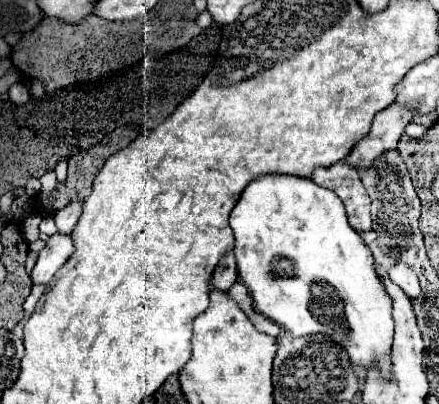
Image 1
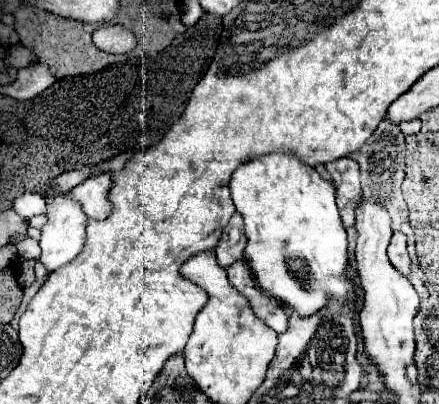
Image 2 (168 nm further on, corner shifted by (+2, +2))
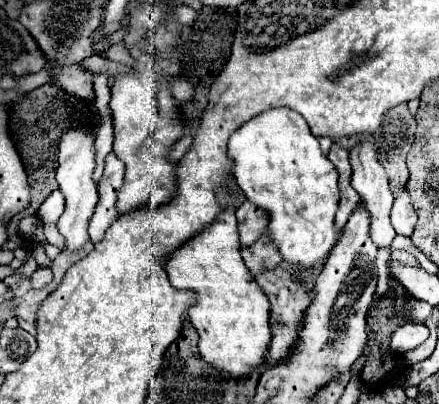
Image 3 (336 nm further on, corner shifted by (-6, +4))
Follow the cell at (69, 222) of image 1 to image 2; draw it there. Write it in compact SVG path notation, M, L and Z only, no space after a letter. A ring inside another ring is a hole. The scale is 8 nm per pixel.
M104 172L100 176L92 176L92 178L84 180L80 186L72 188L70 196L82 204L88 218L104 220L112 212L112 202L108 198L110 188L112 188L112 174Z

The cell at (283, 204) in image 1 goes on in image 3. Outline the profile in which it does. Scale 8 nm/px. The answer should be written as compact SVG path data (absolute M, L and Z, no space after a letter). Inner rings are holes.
M272 108L244 122L228 140L228 156L234 160L234 178L246 200L268 214L268 236L278 248L282 260L300 276L314 276L316 264L328 256L342 228L336 226L336 210L340 200L338 174L332 162L320 152L318 140L312 136L306 120L290 108Z

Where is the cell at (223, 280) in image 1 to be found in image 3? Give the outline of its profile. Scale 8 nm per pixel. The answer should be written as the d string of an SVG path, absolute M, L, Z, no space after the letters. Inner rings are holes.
M244 202L236 210L236 220L238 220L238 234L240 234L242 248L252 246L268 226L266 212L260 210L258 206L252 206L250 202Z

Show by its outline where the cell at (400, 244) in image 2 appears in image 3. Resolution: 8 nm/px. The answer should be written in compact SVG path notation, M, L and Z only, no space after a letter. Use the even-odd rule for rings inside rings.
M406 192L398 194L394 200L394 210L392 210L392 226L396 234L400 236L410 236L416 224L416 212L410 204L410 198Z

